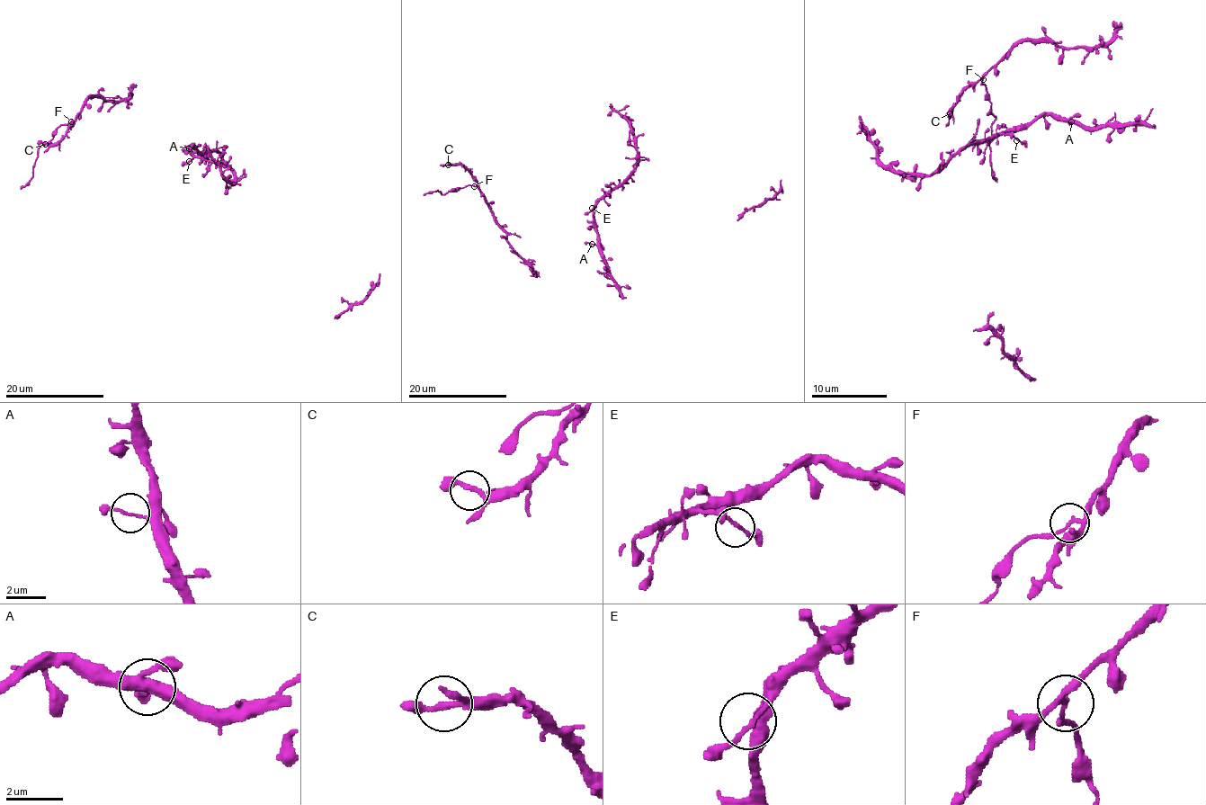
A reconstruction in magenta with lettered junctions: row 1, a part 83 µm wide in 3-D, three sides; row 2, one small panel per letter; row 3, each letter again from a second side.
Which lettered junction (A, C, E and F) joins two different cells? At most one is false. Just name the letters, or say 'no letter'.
F

